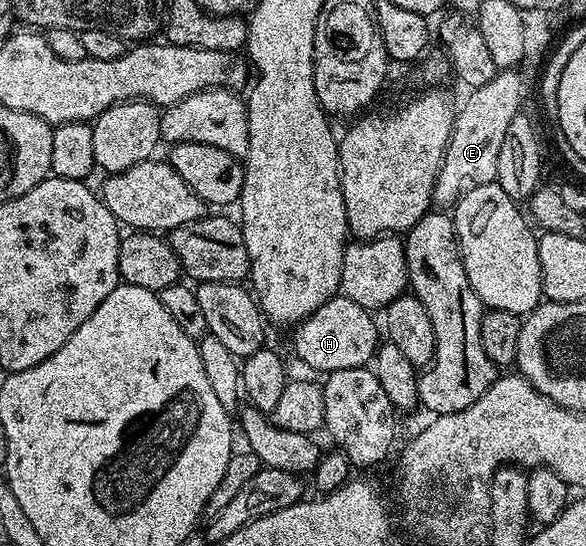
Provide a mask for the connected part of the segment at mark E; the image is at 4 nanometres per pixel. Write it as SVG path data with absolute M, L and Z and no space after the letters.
M504 69L483 87L470 90L463 101L463 106L458 106L455 114L455 122L451 128L451 138L445 147L443 162L439 168L439 174L433 187L433 201L439 207L451 207L460 197L478 185L490 185L497 175L497 155L501 155L501 142L505 140L505 130L509 123L521 112L521 100L519 92L523 89L523 81L518 77L515 69Z

